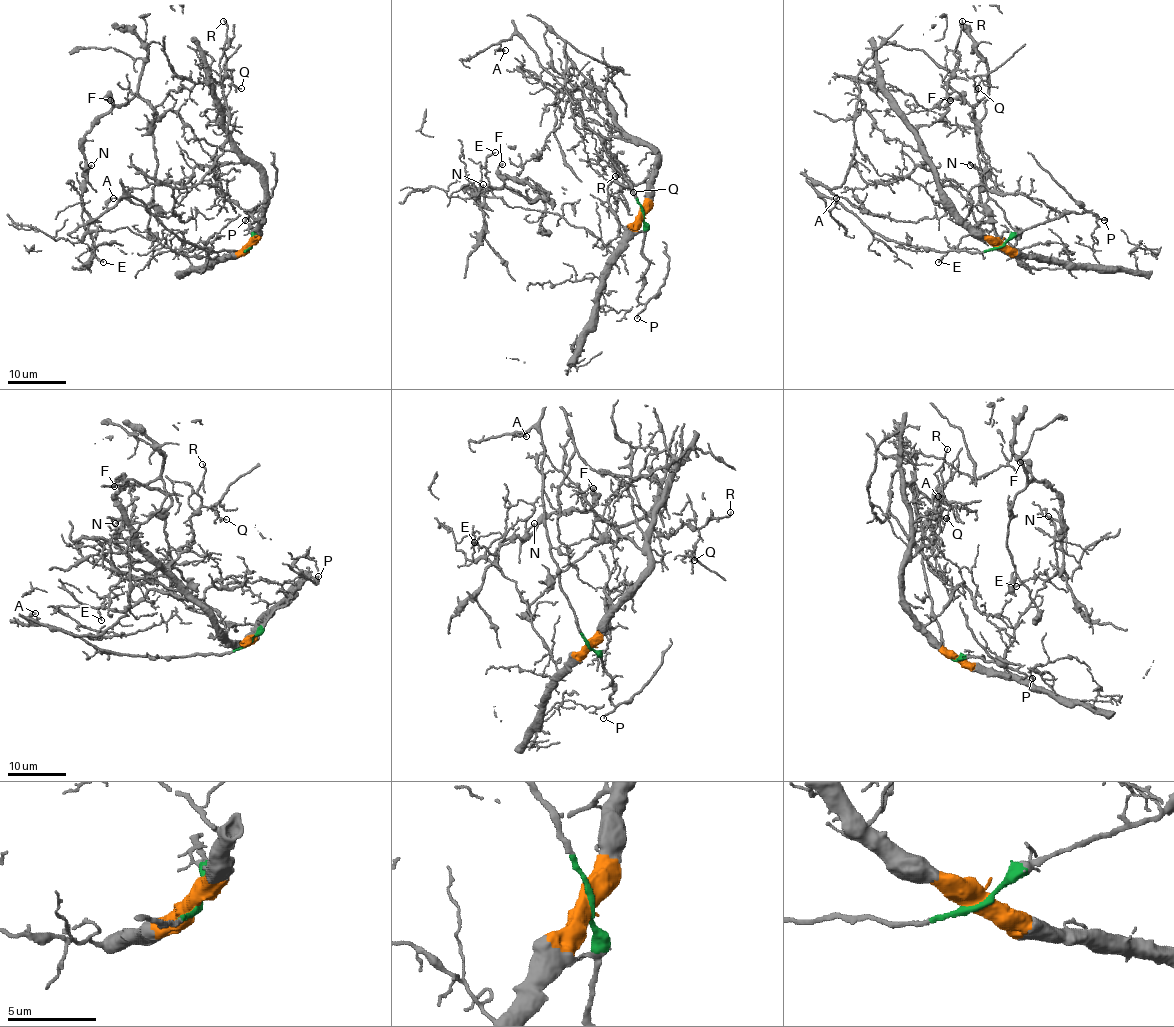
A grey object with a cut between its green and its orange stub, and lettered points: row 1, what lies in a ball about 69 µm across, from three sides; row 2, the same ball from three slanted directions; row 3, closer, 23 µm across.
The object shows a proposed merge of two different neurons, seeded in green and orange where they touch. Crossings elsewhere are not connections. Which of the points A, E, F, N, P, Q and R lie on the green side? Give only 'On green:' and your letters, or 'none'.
On green: A, P

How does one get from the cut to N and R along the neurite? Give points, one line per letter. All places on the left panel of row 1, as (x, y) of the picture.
N: (250, 246), (218, 259), (177, 254), (126, 227), (103, 230), (88, 217), (82, 200), (85, 170), (91, 165)
R: (250, 246), (262, 217), (262, 173), (218, 125), (224, 111), (224, 20)

